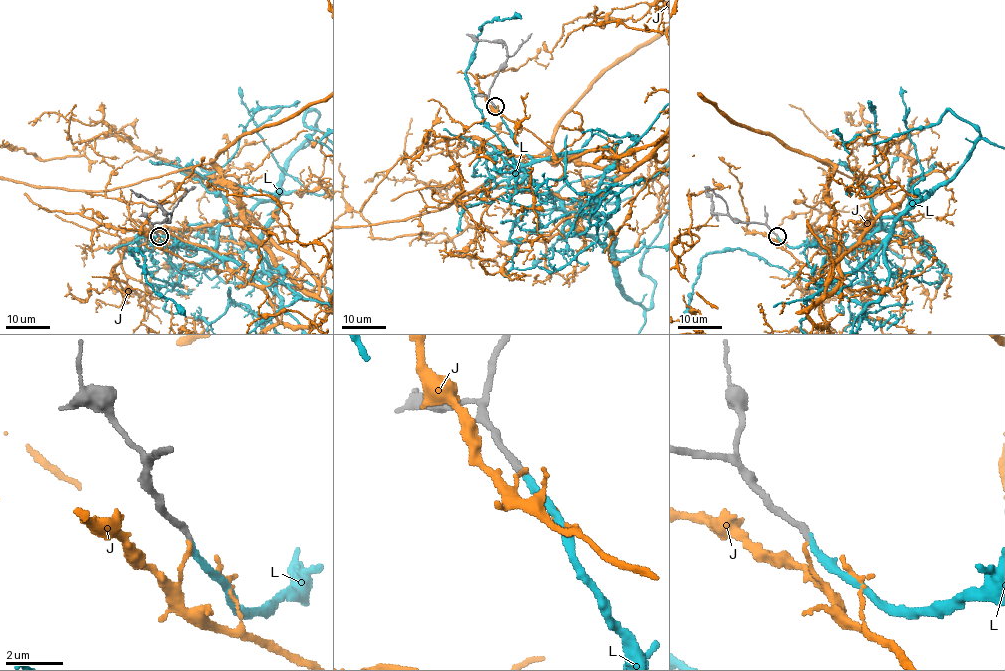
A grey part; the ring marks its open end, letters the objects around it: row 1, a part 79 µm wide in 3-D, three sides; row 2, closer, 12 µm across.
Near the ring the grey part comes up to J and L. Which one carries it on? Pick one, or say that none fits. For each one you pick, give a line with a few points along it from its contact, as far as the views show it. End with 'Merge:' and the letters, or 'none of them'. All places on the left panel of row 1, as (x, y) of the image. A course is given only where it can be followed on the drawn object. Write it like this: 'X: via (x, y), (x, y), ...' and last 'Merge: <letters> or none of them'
Merge: L

